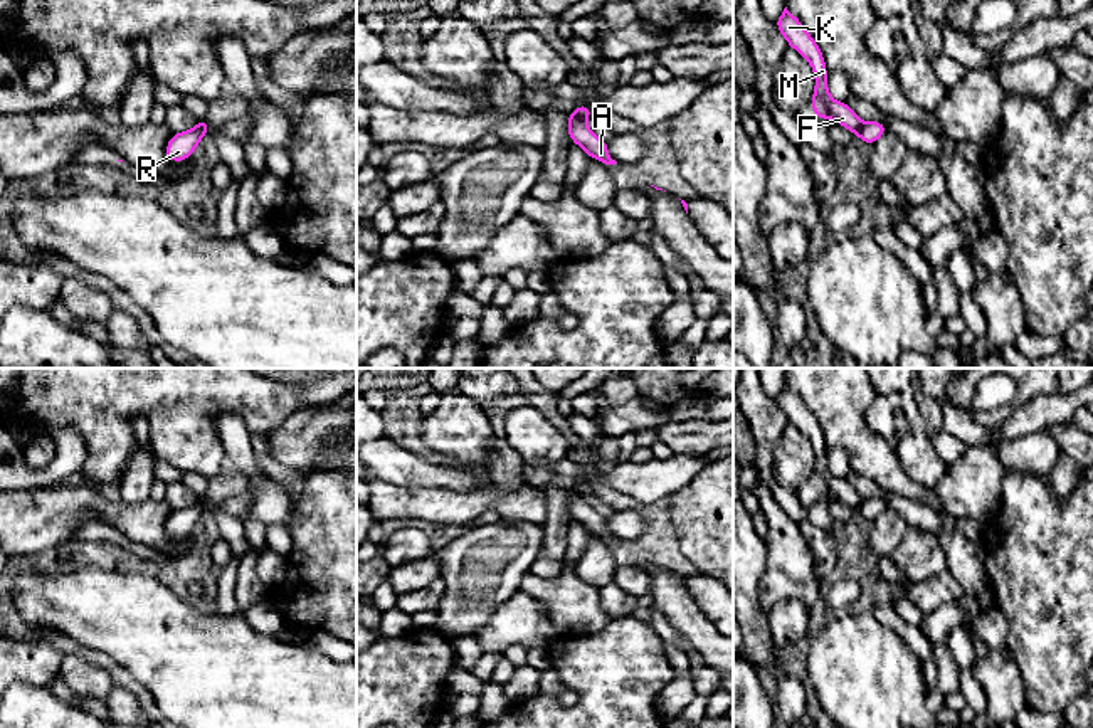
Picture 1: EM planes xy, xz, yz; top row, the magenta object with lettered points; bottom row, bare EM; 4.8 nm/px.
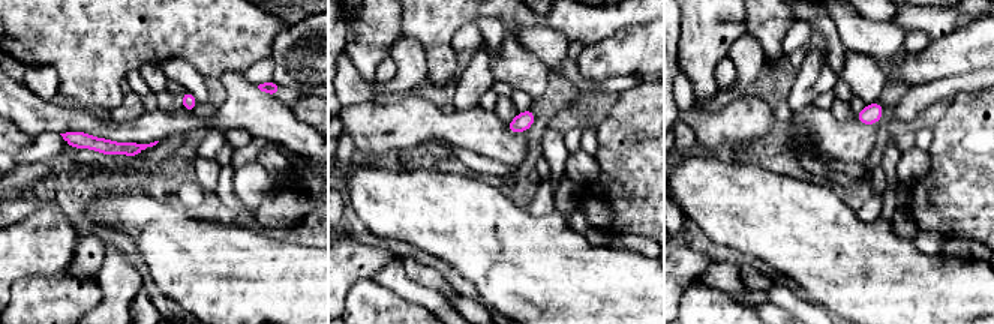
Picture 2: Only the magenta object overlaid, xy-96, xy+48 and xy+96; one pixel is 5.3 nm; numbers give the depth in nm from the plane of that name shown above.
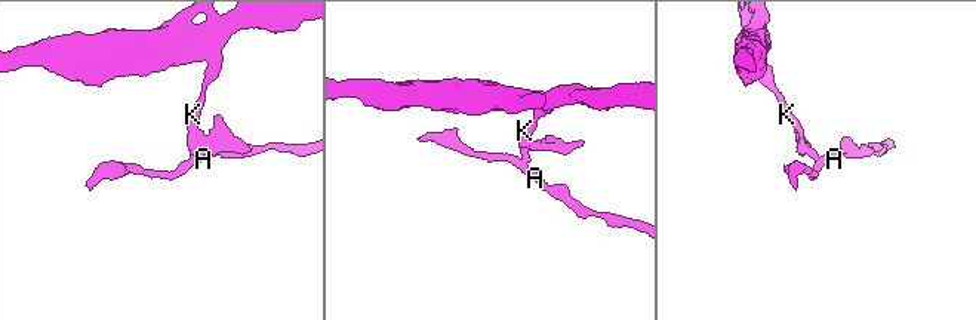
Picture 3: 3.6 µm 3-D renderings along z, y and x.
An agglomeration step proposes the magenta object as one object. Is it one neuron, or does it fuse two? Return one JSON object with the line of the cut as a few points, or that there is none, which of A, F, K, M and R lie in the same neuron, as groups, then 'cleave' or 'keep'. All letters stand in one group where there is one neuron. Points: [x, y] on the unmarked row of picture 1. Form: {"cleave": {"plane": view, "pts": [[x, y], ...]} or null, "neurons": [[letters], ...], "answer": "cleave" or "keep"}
{"cleave": {"plane": "xz", "pts": [[572, 490], [582, 496]]}, "neurons": [["A", "R"], ["F", "K", "M"]], "answer": "cleave"}

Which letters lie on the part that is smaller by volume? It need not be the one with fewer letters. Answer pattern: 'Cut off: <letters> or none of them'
Cut off: A, R

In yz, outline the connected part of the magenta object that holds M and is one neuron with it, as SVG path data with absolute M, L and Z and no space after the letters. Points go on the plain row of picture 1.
M787 383L775 397L775 402L785 414L787 420L811 439L816 454L816 466L809 481L814 489L821 498L834 494L836 499L856 511L863 498L858 494L854 486L847 483L847 479L837 479L831 474L827 467L827 444L817 419L807 410L800 397L794 393Z

